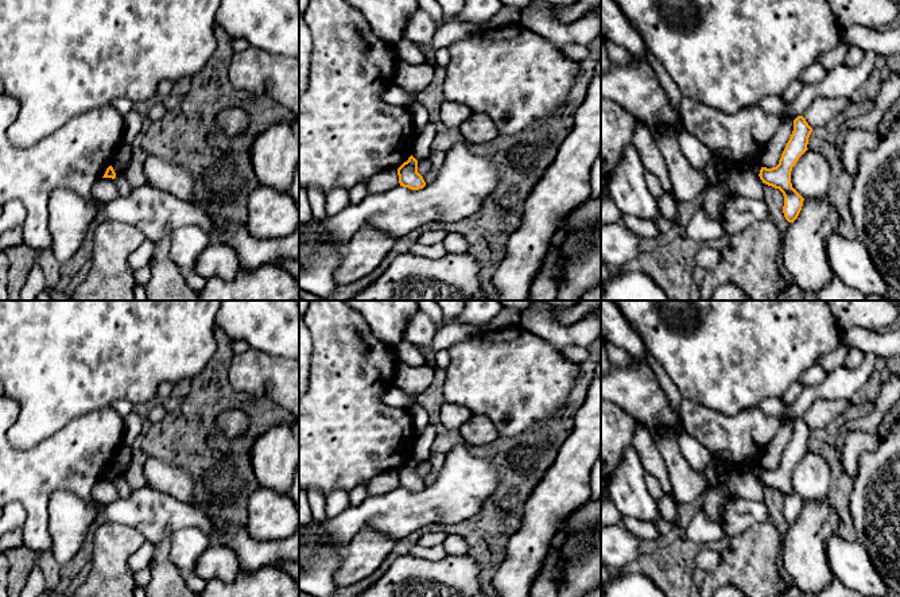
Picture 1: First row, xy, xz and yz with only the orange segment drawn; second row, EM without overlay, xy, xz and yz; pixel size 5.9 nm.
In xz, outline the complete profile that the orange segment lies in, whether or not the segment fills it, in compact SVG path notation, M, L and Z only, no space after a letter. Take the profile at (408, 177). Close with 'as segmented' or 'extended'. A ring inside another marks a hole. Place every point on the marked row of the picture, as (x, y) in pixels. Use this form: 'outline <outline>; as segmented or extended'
outline M412 155L397 168L397 175L403 187L419 190L426 186L423 177L418 172L418 160Z; as segmented

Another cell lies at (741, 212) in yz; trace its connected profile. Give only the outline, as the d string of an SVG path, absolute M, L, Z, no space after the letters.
M733 197L722 218L724 230L733 236L746 229L756 221L768 220L768 206L764 199L750 199L746 197Z

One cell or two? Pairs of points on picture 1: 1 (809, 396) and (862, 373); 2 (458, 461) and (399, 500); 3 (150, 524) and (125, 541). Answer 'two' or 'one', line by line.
1: one
2: one
3: two

